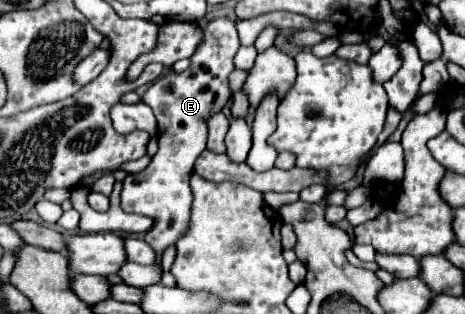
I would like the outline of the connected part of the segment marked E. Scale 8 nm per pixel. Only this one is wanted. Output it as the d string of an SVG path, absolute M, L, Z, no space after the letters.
M227 17L211 19L203 27L203 41L191 57L191 67L183 73L165 73L143 95L143 101L153 109L159 123L159 151L145 171L127 175L121 191L121 207L127 213L135 211L137 215L147 215L157 221L153 223L153 229L145 233L145 241L153 245L153 249L157 249L155 265L161 265L163 251L167 247L173 247L177 239L185 237L185 229L189 229L189 179L195 159L201 155L201 151L205 151L209 119L215 113L223 111L223 107L231 99L227 77L235 69L233 57L239 47L241 43L235 21Z

